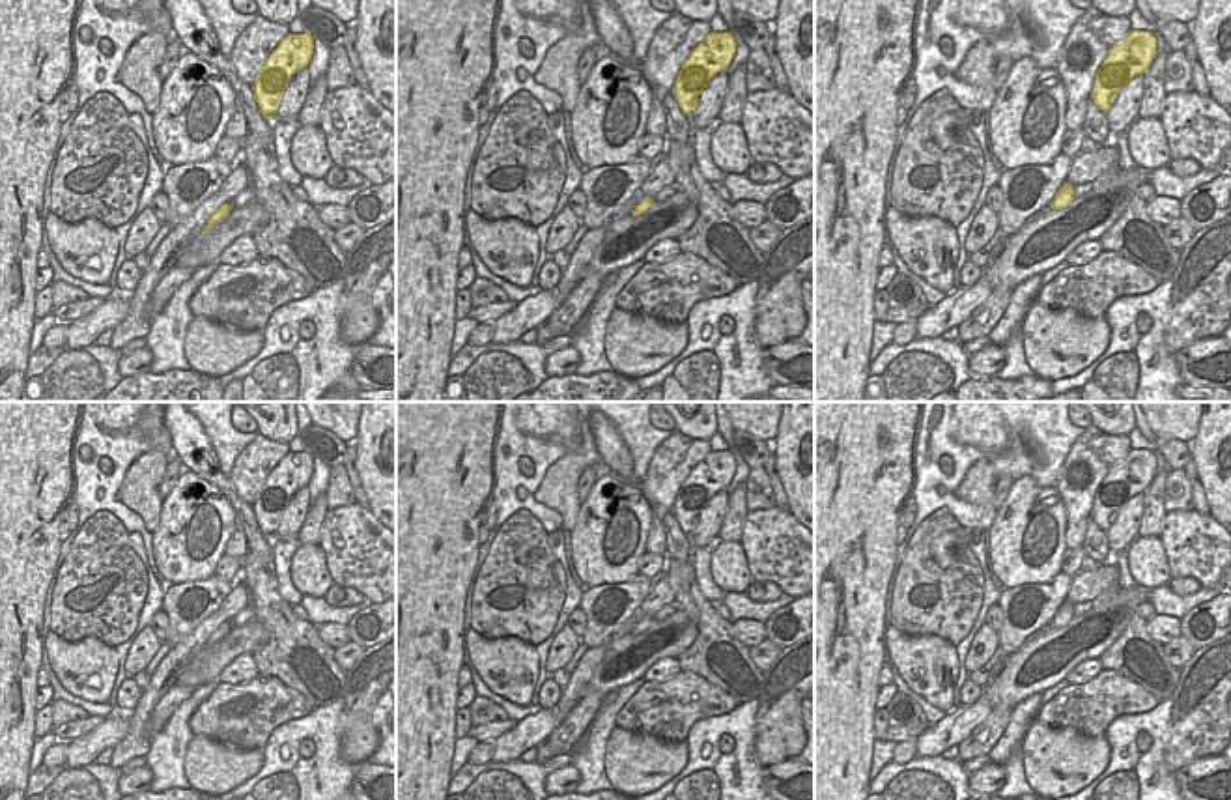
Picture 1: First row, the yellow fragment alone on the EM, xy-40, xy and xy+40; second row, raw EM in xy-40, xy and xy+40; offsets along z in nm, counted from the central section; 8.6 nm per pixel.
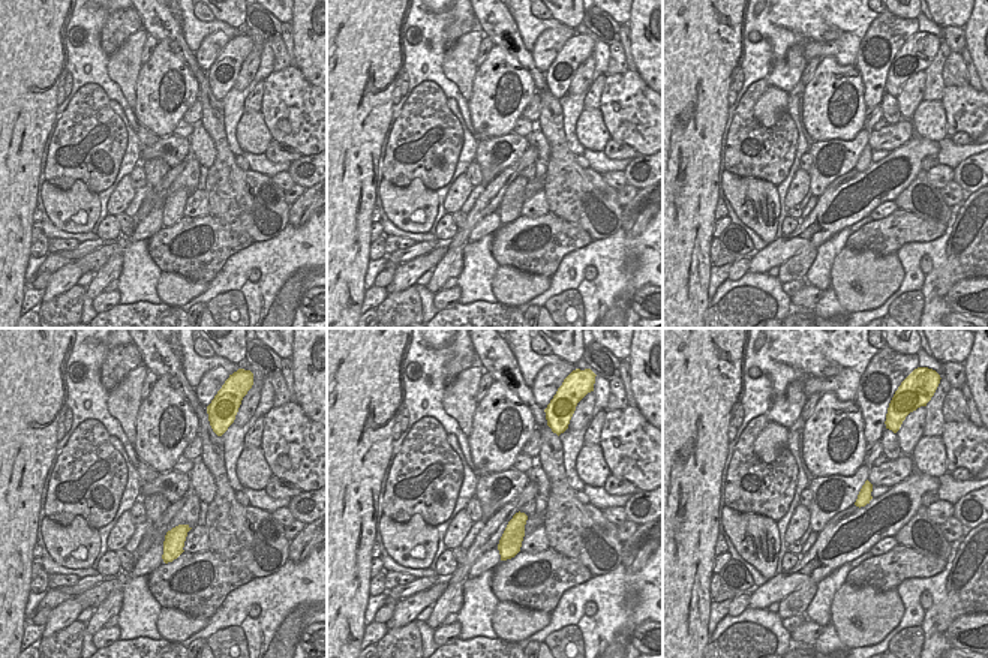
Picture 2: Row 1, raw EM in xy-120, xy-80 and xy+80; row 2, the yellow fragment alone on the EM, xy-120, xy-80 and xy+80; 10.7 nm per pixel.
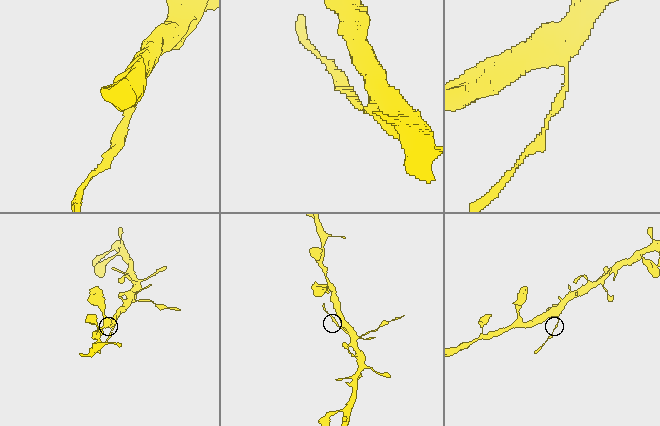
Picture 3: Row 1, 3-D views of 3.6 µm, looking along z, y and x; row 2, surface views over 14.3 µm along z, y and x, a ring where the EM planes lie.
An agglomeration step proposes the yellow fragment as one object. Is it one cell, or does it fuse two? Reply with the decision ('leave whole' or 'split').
split

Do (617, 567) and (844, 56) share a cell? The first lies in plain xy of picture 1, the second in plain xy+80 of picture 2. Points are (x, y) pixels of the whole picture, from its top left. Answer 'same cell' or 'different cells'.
different cells

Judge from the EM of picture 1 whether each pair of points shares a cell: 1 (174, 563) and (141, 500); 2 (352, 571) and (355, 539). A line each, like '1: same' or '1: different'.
1: different
2: same

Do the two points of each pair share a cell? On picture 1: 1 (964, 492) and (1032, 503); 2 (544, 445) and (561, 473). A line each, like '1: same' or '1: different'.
1: different
2: different

